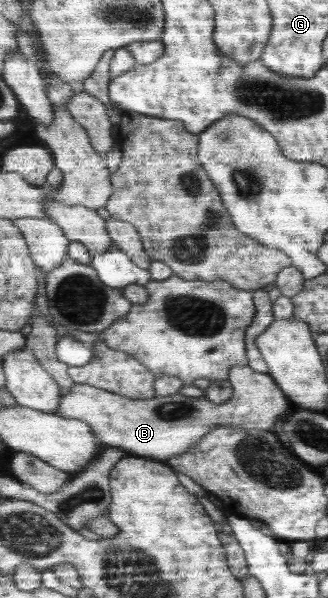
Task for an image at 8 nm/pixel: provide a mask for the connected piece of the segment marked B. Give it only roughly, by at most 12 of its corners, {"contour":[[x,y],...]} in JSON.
{"contour":[[234,366],[220,405],[135,400],[75,384],[56,414],[98,442],[160,461],[216,426],[270,431],[290,405],[269,374]]}

